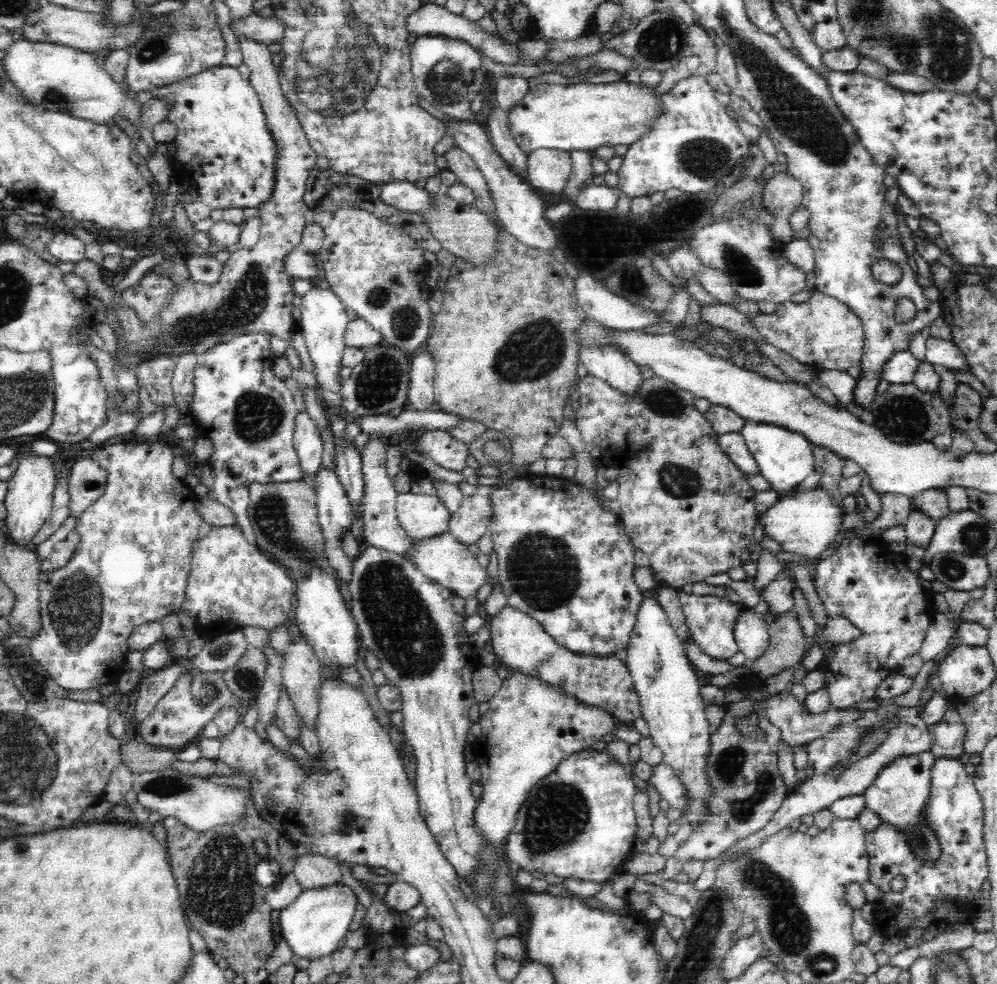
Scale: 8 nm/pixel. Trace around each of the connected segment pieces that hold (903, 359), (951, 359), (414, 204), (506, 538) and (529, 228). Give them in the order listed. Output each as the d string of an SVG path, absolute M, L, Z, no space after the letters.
M899 350L891 354L879 370L879 378L891 384L910 384L918 366L919 360L909 351Z
M928 337L925 342L925 360L932 364L941 364L952 372L967 372L971 374L968 367L968 357L951 340L936 337Z
M392 180L380 185L380 197L384 203L400 211L420 213L428 206L429 196L424 188L419 188L408 181Z
M529 474L506 489L498 484L490 486L488 492L492 492L495 505L491 539L507 605L539 620L556 643L572 652L622 656L643 592L634 581L634 546L624 531L621 517L602 509L580 485L549 474Z
M450 120L450 122L444 124L444 135L450 136L457 147L467 152L480 169L502 227L514 233L522 243L552 250L552 246L556 244L556 238L554 238L554 232L550 228L550 222L544 216L544 207L546 205L534 194L530 184L525 182L519 173L503 162L483 127L476 123L467 124L466 122Z

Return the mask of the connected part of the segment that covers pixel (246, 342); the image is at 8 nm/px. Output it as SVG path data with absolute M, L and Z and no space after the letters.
M252 332L197 356L193 370L195 386L192 413L203 435L212 440L214 452L208 461L214 476L212 497L236 515L237 527L249 544L256 544L247 507L253 483L300 481L302 469L293 447L298 409L282 379L272 372L269 336Z

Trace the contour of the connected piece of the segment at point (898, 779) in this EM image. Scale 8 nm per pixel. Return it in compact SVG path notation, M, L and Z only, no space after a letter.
M930 751L900 756L878 774L878 778L863 794L866 797L866 808L873 810L884 823L889 823L905 837L911 853L922 866L938 864L942 856L940 839L936 835L936 829L928 824L926 816L932 790L932 766L936 760L936 756Z

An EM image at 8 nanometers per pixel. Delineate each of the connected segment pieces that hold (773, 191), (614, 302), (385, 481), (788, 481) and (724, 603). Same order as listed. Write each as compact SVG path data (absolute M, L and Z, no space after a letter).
M788 171L775 172L774 175L767 179L763 192L763 203L768 211L774 213L774 224L772 224L771 234L775 242L784 242L788 244L794 237L794 231L790 227L789 218L801 204L803 188L801 182L794 178Z
M588 274L574 279L577 301L587 320L616 331L630 332L645 326L654 326L659 314L632 304L629 300L610 292L600 281Z
M370 435L368 442L361 453L362 473L364 476L364 498L361 506L361 518L364 522L365 545L386 549L396 552L400 556L407 558L405 554L412 544L407 536L406 530L399 524L396 511L397 492L393 486L394 480L387 474L386 464L386 443L382 438Z
M745 421L740 430L750 453L760 465L764 476L778 494L786 493L803 482L814 471L814 458L810 450L809 440L799 432L780 425Z
M680 593L679 600L686 616L686 623L694 642L702 652L719 659L729 659L739 651L734 630L744 609L739 603L732 603L718 596L695 596L695 594Z

